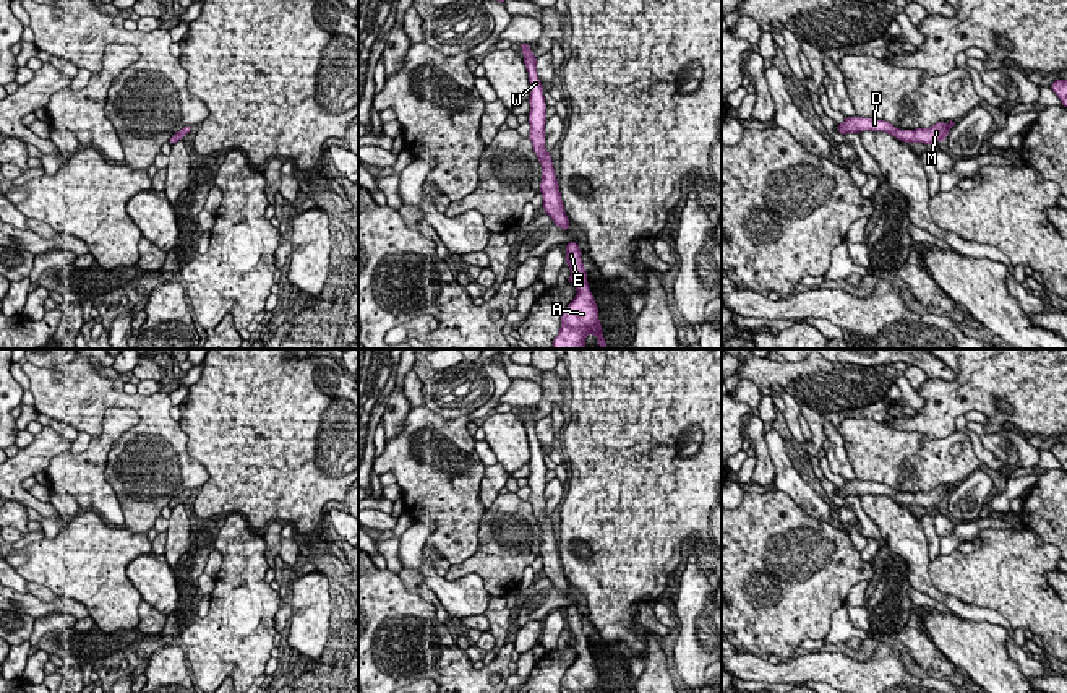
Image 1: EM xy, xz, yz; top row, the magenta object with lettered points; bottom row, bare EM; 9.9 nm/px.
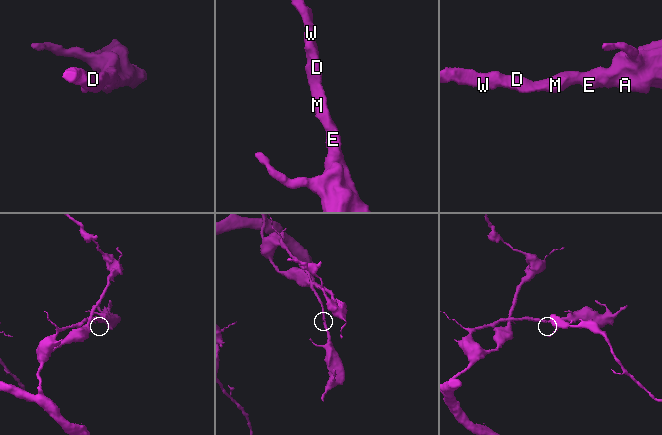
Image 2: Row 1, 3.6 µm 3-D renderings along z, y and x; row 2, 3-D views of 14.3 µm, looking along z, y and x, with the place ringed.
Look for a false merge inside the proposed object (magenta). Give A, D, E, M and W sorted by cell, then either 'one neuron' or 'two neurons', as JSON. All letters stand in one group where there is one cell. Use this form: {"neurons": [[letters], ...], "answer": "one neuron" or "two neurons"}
{"neurons": [["A", "D", "E", "M", "W"]], "answer": "one neuron"}

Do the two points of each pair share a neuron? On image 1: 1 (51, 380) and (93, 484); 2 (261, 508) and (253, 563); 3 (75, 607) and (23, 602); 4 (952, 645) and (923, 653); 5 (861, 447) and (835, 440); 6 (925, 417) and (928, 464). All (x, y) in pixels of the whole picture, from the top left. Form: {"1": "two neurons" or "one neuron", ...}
{"1": "two neurons", "2": "two neurons", "3": "one neuron", "4": "two neurons", "5": "two neurons", "6": "two neurons"}

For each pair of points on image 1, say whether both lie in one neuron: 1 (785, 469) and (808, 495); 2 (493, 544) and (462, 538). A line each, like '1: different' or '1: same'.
1: same
2: different

